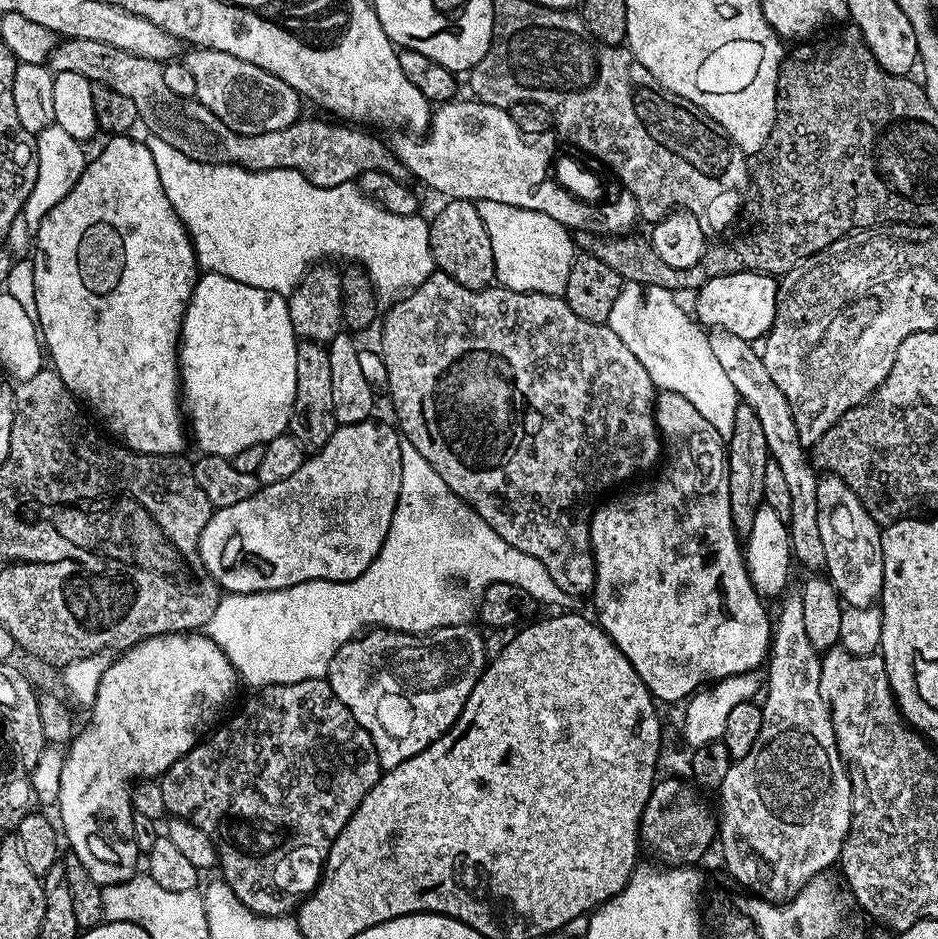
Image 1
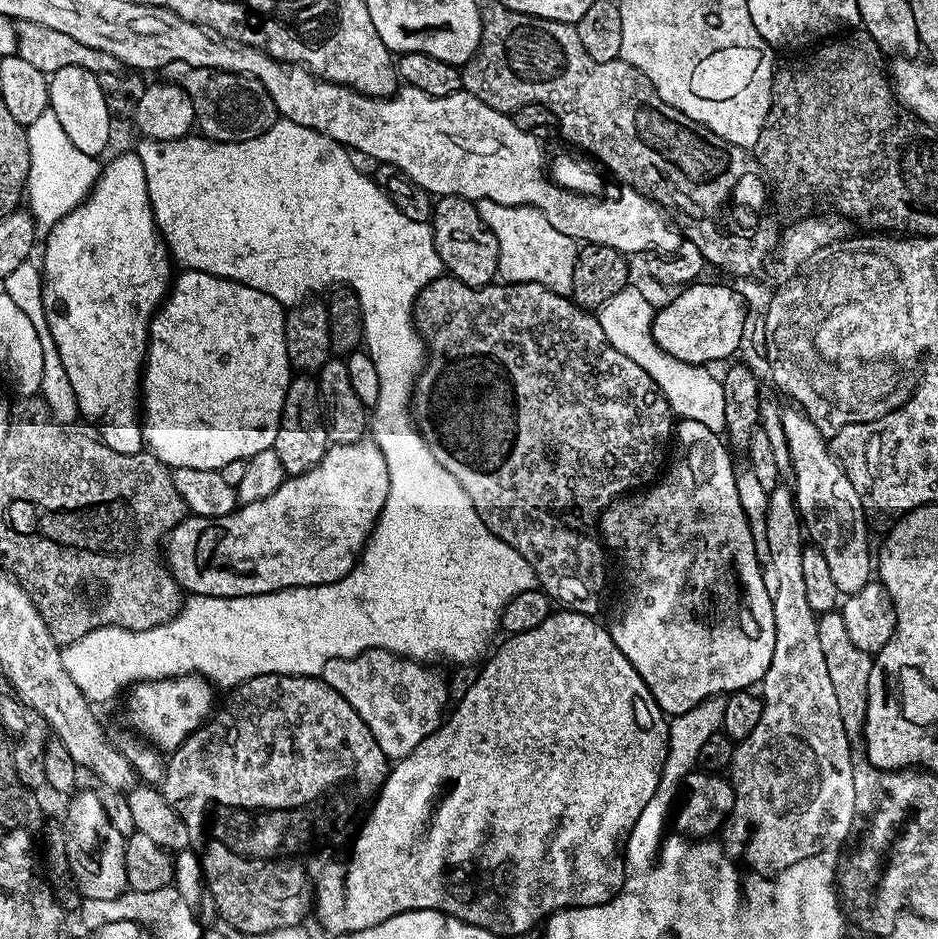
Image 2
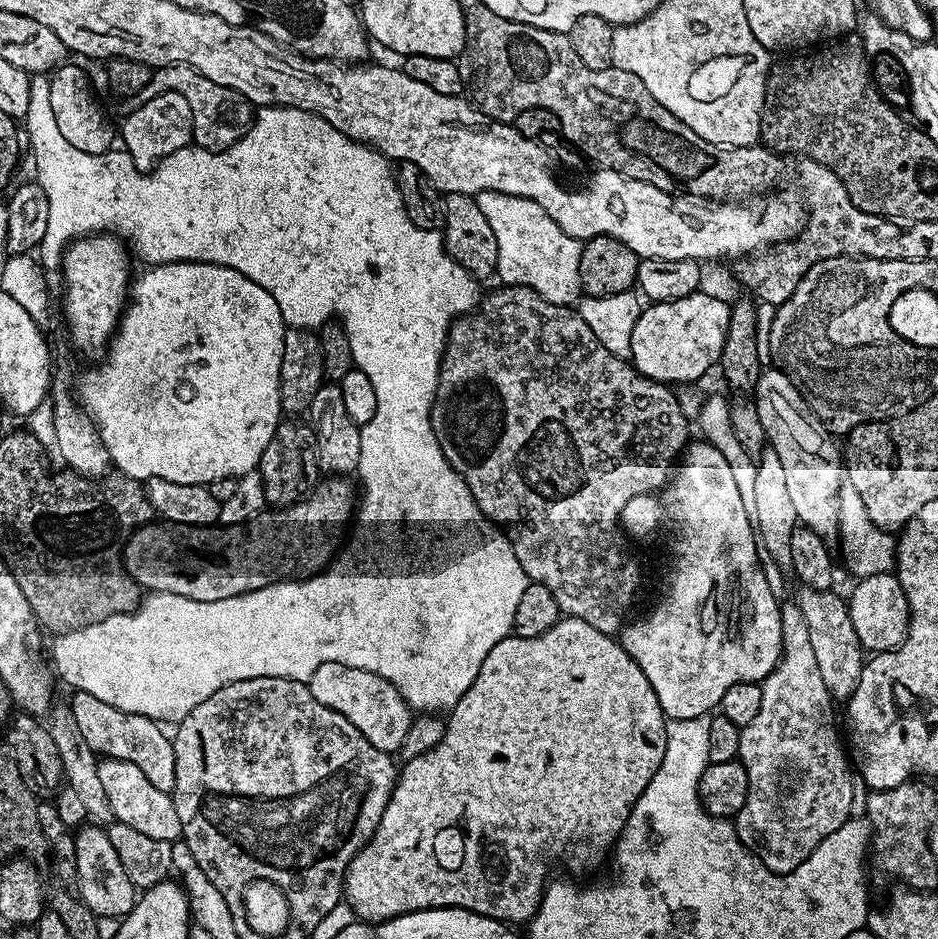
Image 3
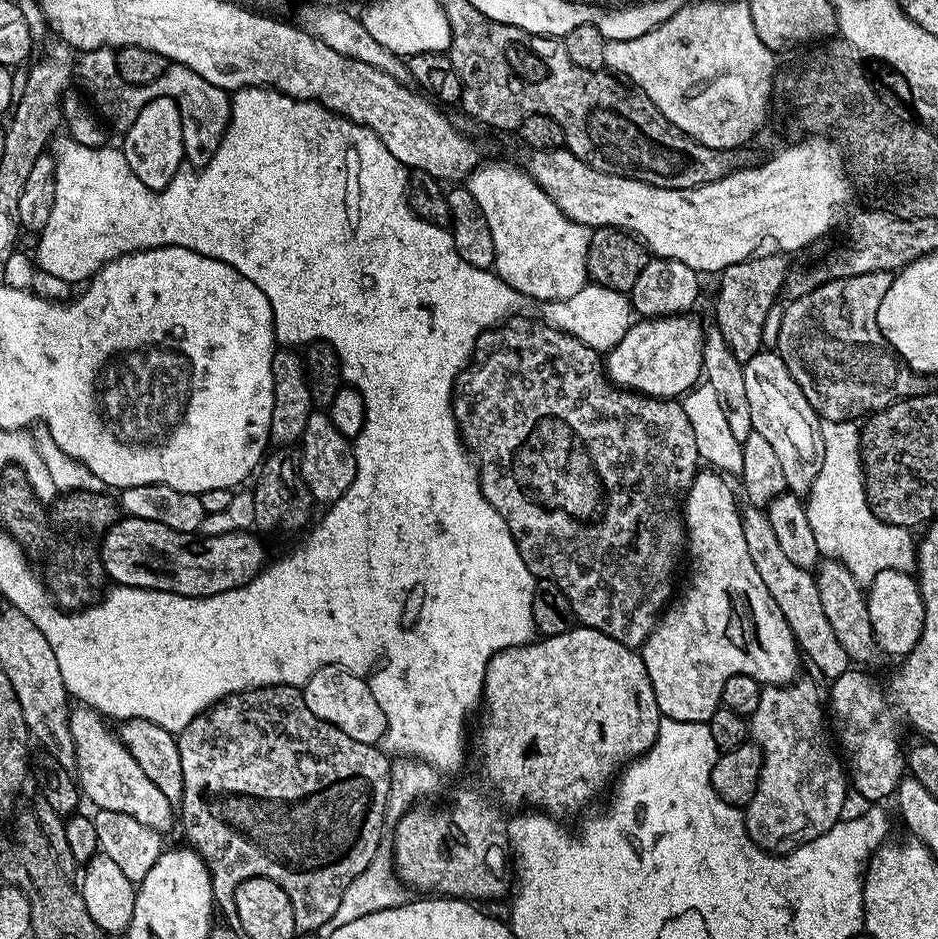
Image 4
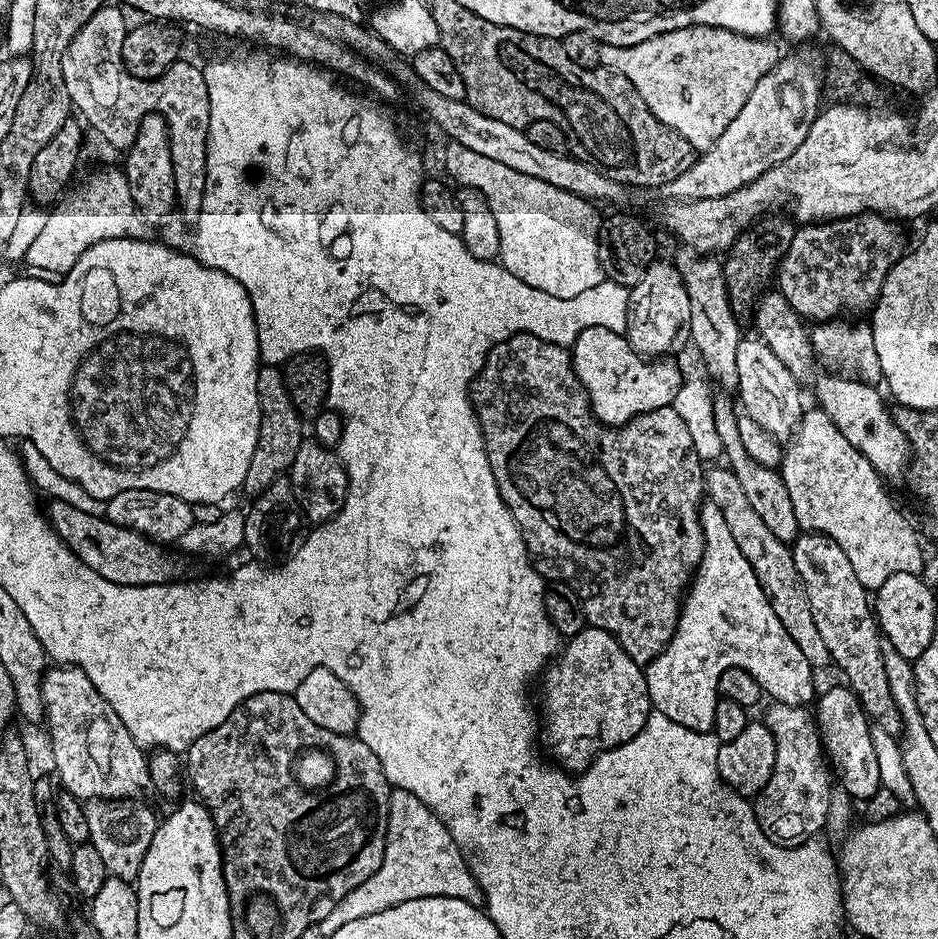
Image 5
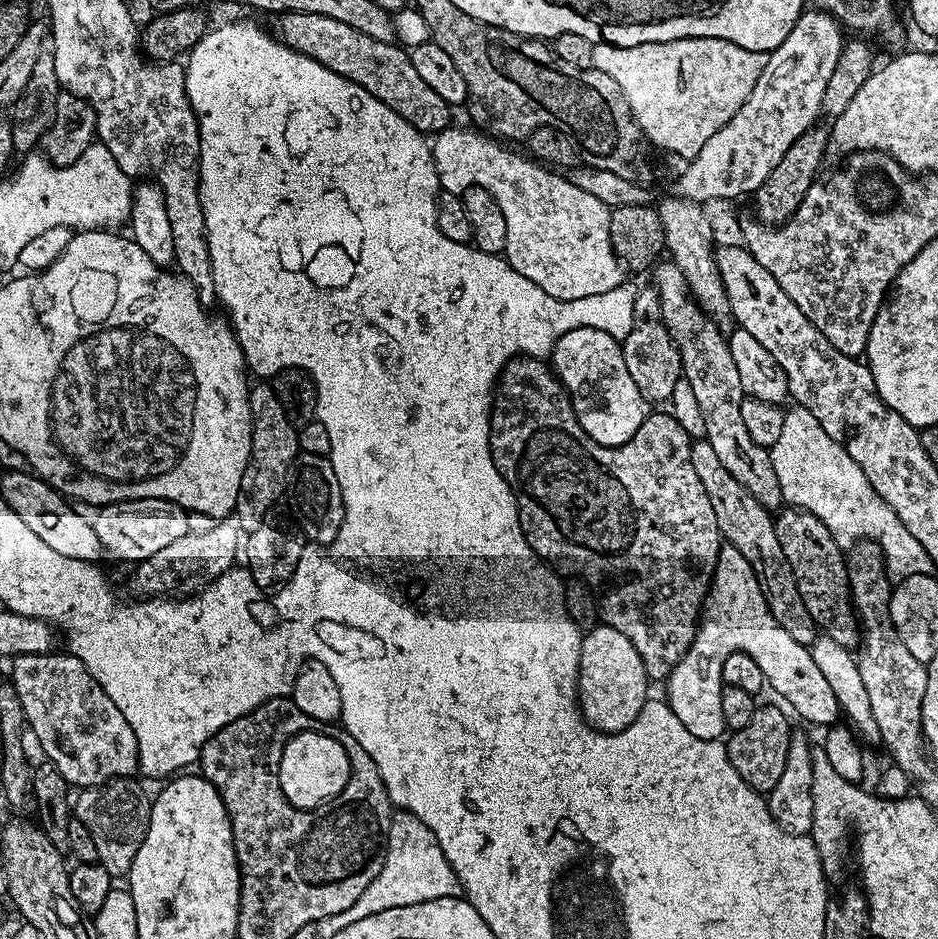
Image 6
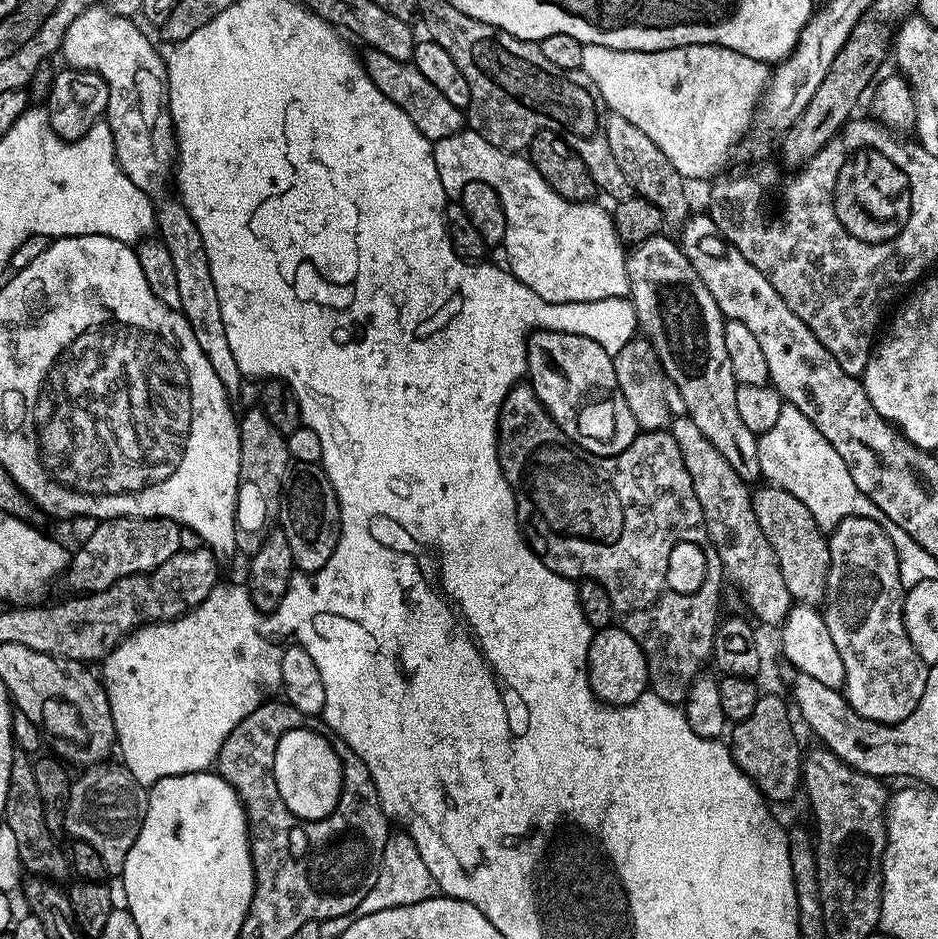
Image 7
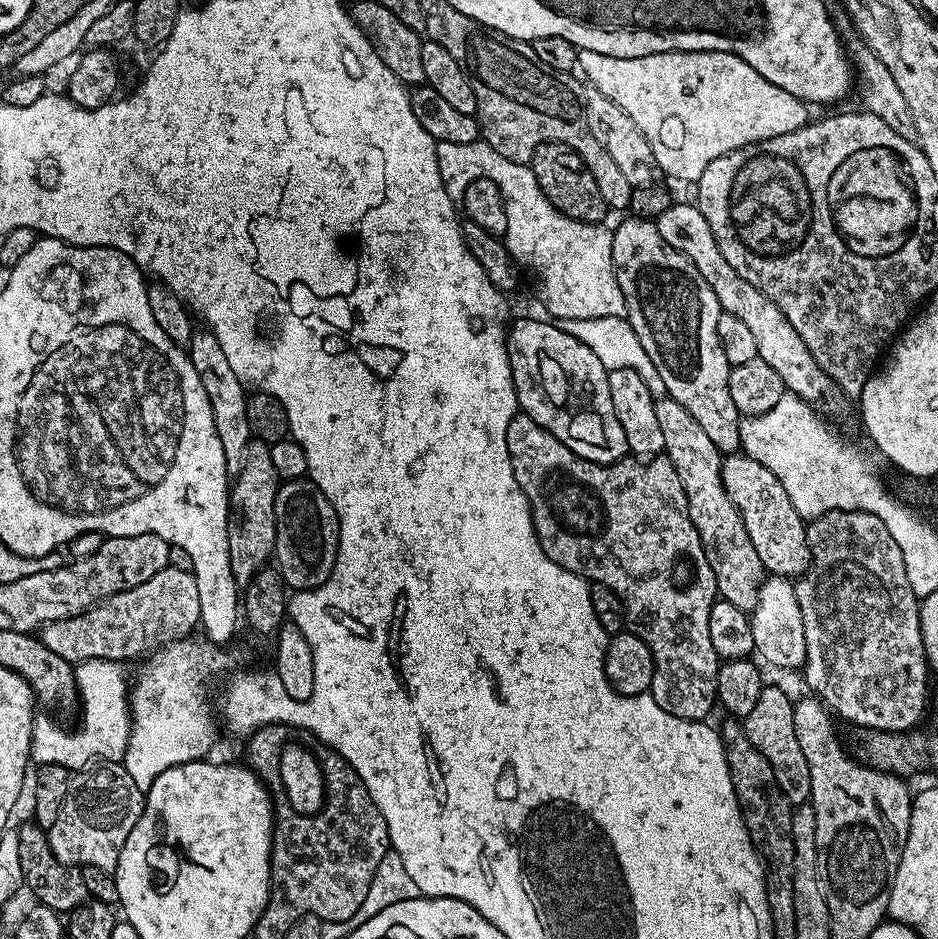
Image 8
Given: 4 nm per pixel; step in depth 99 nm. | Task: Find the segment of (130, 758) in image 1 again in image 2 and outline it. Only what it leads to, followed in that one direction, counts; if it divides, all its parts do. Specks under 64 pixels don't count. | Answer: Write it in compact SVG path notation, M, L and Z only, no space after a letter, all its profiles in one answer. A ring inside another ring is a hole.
M195 674L133 685L127 693L128 701L124 704L124 712L128 715L127 727L160 752L171 754L212 715L212 691L213 685ZM77 791L67 801L68 820L66 819L66 855L71 868L70 876L76 879L75 887L84 900L94 898L118 898L129 891L126 872L126 838L110 826L106 810L100 801L101 793Z

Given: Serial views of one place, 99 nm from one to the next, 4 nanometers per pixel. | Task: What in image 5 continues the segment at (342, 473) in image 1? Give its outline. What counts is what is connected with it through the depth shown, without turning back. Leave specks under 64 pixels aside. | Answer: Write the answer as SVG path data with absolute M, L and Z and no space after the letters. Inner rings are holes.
M53 499L48 505L46 519L57 536L90 570L102 574L102 578L119 584L170 584L179 577L176 576L180 572L177 553L168 552L172 550L165 545L140 532L120 528L104 516L83 513L68 501Z

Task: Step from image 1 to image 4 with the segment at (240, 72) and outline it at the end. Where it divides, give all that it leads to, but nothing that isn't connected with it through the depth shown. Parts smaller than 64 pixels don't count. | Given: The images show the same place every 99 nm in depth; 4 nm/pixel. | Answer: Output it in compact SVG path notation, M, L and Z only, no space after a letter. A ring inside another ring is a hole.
M105 46L90 50L79 57L78 84L79 80L95 111L109 125L112 123L120 134L127 132L136 115L142 110L142 106L146 106L146 102L159 96L168 96L178 106L182 118L185 161L196 170L204 168L210 162L210 158L218 150L226 134L229 122L232 121L232 102L229 93L223 88L206 82L206 78L202 78L197 72L181 64L172 64L164 71L162 78L146 86L134 86L120 77L116 69L116 53Z

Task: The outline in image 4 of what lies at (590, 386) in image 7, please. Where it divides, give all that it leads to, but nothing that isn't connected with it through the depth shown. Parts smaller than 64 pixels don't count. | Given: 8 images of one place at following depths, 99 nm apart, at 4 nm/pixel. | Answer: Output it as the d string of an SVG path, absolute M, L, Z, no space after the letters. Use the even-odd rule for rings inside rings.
M681 314L678 316L658 316L655 318L640 318L633 322L625 331L622 342L614 346L606 354L606 375L615 387L630 392L638 392L641 396L655 396L657 400L671 400L673 398L683 397L683 392L691 393L696 388L698 381L701 379L704 370L704 359L702 358L702 346L704 345L705 329L700 328L700 324L695 320L695 315Z

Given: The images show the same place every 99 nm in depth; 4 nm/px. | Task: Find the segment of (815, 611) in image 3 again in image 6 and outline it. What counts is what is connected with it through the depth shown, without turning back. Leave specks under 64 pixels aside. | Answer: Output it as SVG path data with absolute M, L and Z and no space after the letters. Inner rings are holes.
M707 438L693 439L690 462L694 462L694 470L710 498L710 506L714 506L714 518L718 518L721 537L735 546L746 562L750 562L770 606L770 614L774 614L778 626L782 626L782 630L786 630L794 642L811 646L816 641L818 629L806 612L790 563L786 555L782 554L781 543L775 533L773 513L762 507L758 498L754 498L754 494L750 494L750 490L746 490L746 486L742 486L742 482L738 482L730 470L726 470Z

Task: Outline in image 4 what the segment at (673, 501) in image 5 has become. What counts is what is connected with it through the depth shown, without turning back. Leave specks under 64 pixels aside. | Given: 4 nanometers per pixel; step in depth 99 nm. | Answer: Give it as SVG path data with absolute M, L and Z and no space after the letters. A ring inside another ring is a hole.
M517 314L511 320L483 332L476 339L472 358L460 371L460 377L452 387L452 413L456 419L456 428L480 474L480 489L486 502L490 502L490 506L494 506L494 510L502 514L506 526L510 526L510 534L518 546L518 554L522 554L522 562L526 562L537 581L549 580L556 584L558 590L562 590L562 594L570 598L570 606L583 627L598 630L614 638L614 642L622 642L622 646L627 648L639 649L656 629L657 620L673 599L672 575L676 572L680 556L682 560L686 552L686 529L681 508L696 473L702 468L696 441L696 425L689 409L687 412L680 405L679 399L657 400L655 396L641 396L638 392L613 386L605 375L605 365L595 348L586 346L578 338L562 330L551 328L539 318L527 320L526 317L527 315Z

